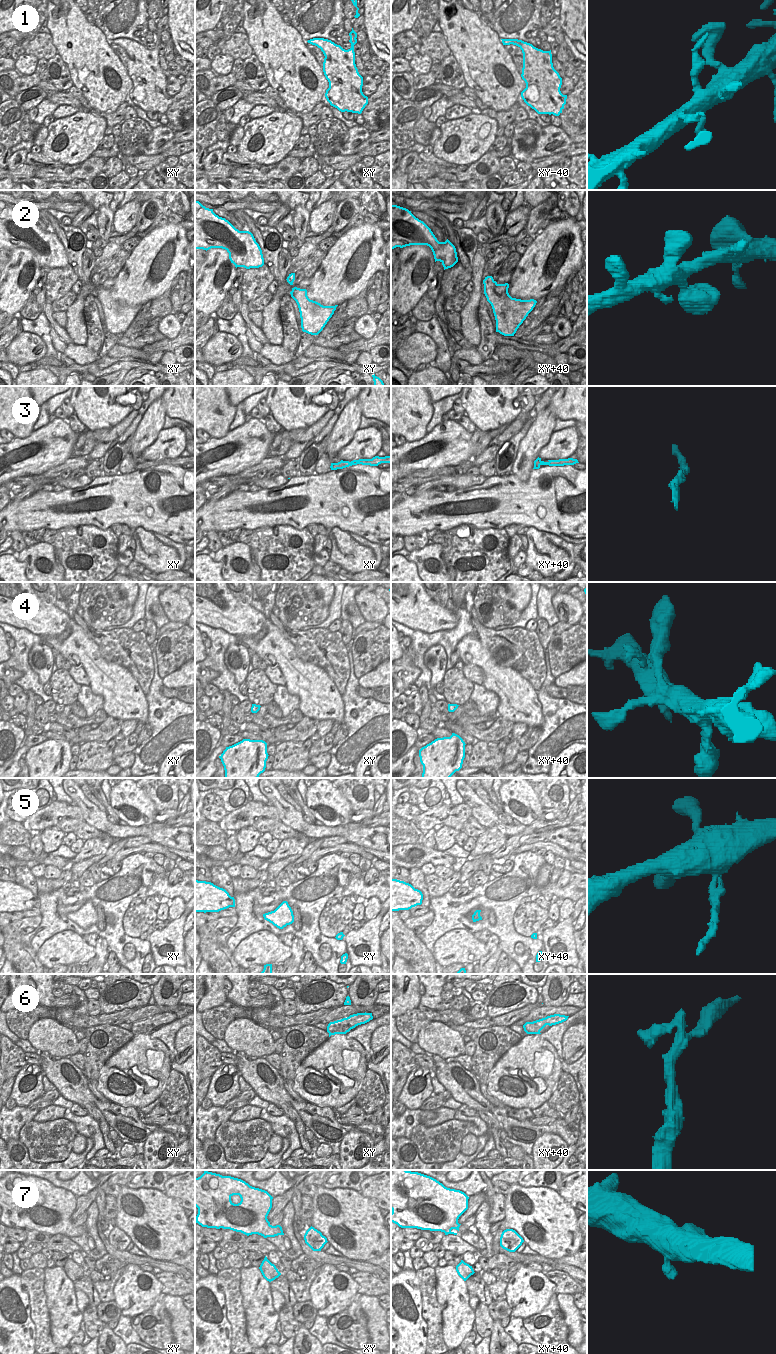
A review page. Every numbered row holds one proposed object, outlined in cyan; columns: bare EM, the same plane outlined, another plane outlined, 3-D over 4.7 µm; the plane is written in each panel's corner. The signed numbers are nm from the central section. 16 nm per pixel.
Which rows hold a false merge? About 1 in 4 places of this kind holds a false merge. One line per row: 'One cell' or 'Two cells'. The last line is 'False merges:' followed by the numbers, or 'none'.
1: One cell
2: One cell
3: One cell
4: One cell
5: Two cells
6: Two cells
7: One cell
False merges: 5, 6.

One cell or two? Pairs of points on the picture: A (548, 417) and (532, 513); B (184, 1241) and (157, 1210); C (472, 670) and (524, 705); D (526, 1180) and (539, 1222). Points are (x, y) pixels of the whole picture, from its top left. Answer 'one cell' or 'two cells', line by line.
A: two cells
B: one cell
C: two cells
D: two cells

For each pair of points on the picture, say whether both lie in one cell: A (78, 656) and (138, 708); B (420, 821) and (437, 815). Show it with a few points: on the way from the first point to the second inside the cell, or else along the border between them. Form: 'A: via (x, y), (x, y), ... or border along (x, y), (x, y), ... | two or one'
A: via (93, 664), (123, 694) | one
B: via (424, 821), (433, 818) | one

